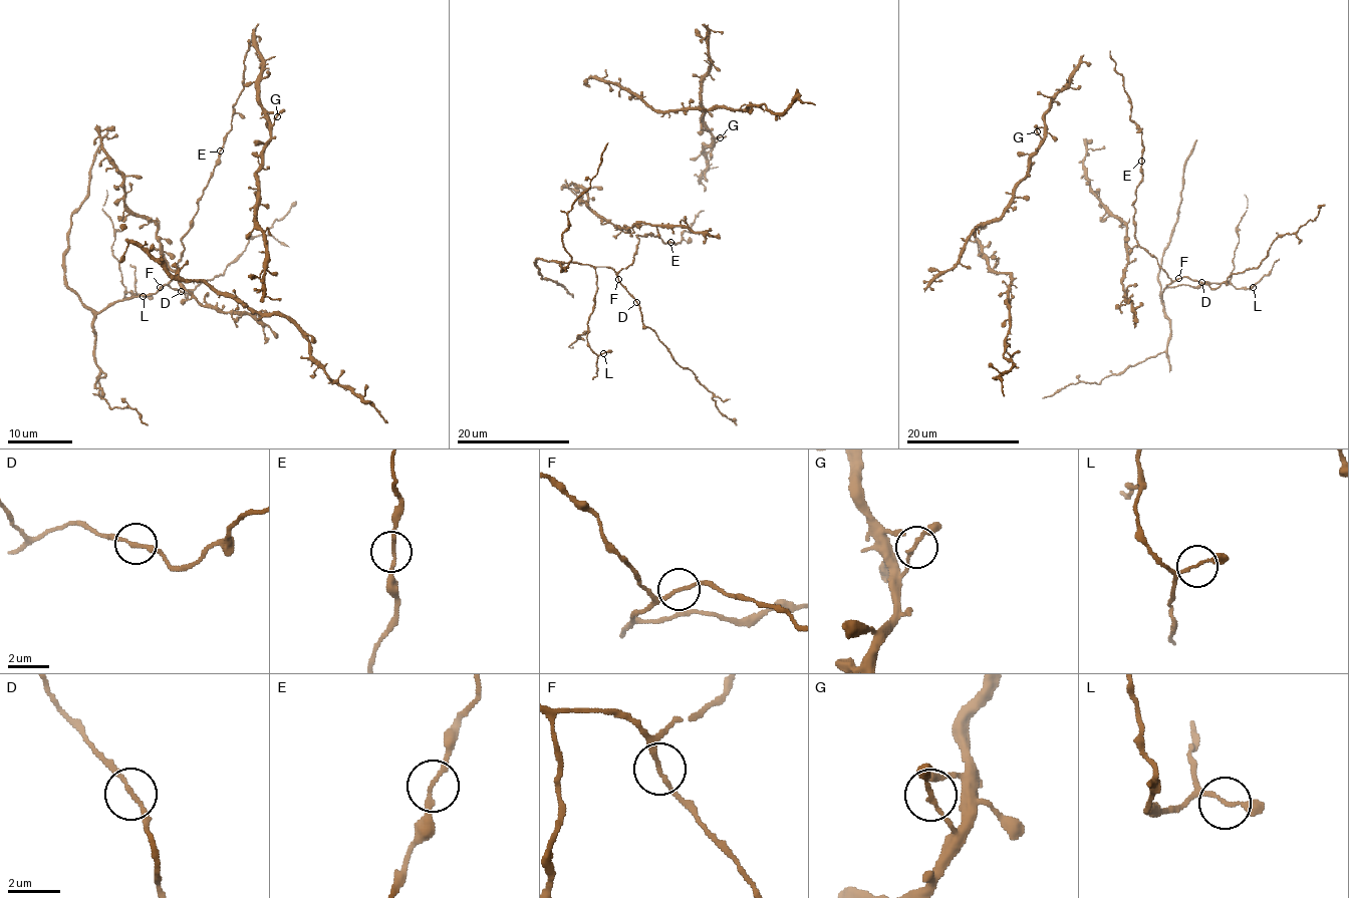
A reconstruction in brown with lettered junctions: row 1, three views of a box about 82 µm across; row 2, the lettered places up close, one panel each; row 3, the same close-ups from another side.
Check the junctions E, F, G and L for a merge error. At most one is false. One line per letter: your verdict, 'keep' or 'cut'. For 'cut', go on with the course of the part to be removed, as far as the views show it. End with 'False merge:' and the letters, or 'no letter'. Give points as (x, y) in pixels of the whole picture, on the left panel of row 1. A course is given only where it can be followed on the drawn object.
E: keep
F: keep
G: keep
L: keep
False merge: no letter

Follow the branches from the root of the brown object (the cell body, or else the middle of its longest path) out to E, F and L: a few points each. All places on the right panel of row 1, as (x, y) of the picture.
E: (1115, 66), (1122, 76), (1124, 92), (1131, 104), (1129, 118), (1141, 132), (1141, 161)
F: (1115, 66), (1131, 104), (1129, 118), (1141, 132), (1142, 181), (1134, 202), (1135, 240), (1170, 279), (1179, 278)
L: (1115, 66), (1141, 132), (1136, 243), (1172, 281), (1166, 286), (1253, 286)

